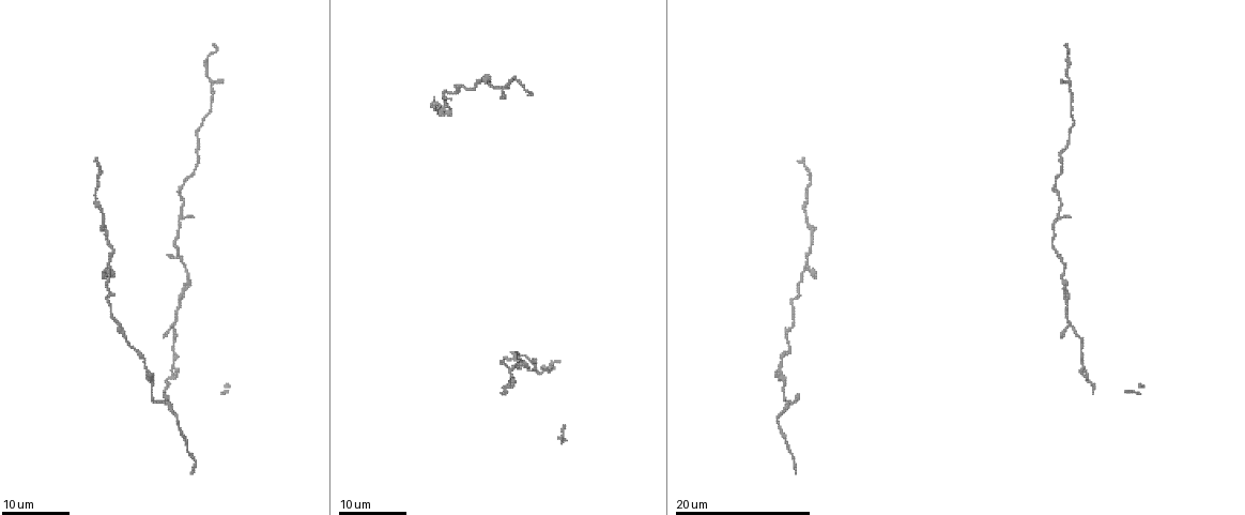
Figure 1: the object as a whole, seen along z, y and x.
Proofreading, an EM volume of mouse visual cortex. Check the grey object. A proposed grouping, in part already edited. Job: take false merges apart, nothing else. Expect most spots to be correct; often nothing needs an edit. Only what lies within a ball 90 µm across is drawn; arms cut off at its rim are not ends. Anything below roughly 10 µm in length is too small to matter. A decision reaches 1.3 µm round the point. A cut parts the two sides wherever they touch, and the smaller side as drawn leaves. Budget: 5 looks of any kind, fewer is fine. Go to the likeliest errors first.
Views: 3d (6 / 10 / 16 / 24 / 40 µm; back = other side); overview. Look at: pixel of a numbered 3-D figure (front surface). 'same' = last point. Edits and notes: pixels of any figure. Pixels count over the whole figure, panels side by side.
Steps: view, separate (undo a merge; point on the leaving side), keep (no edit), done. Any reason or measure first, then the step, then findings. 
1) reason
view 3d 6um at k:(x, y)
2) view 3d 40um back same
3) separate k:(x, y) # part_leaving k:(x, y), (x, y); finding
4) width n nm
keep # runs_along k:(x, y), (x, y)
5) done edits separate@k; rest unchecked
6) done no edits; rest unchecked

three-way junction
view 3d 24um at 1:(105, 267)

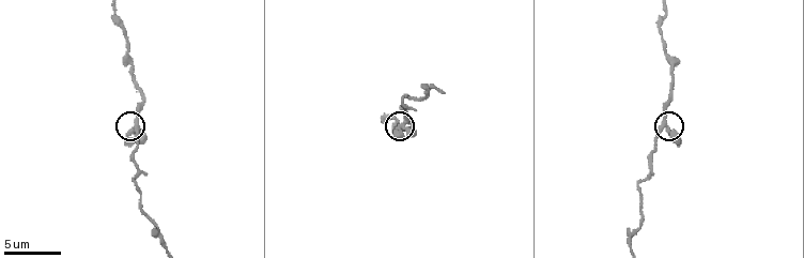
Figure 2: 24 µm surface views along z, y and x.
closer look
view 3d 6um at 2:(132, 129)

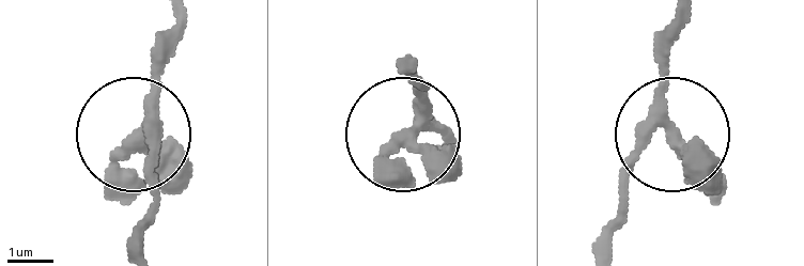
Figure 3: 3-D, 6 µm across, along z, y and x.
arms 3
keep # runs_along 3:(606, 247), (621, 178), (667, 132), (663, 33); one cell here

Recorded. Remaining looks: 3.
three arms meet
view 3d 16um at 1:(502, 88)

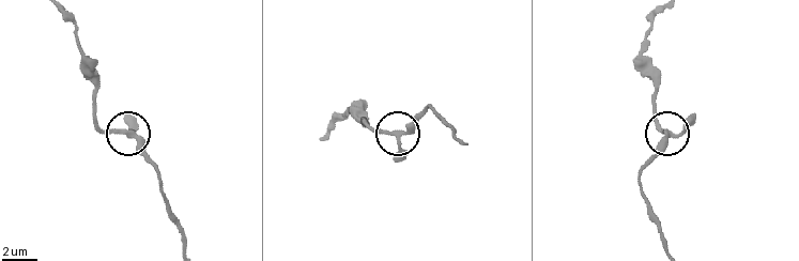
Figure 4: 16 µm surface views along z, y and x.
zoom in
view 3d 10um at 4:(397, 135)

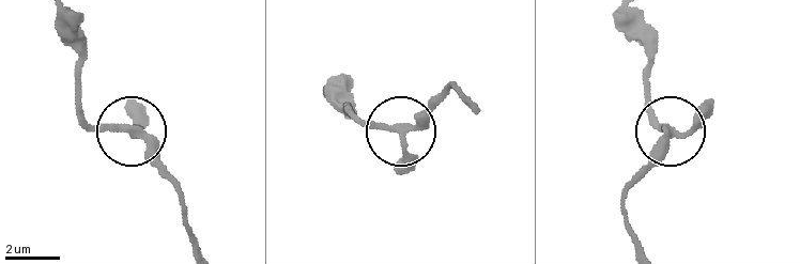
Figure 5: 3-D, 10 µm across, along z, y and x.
keep # one cell here

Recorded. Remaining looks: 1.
done no edits; rest unchecked

